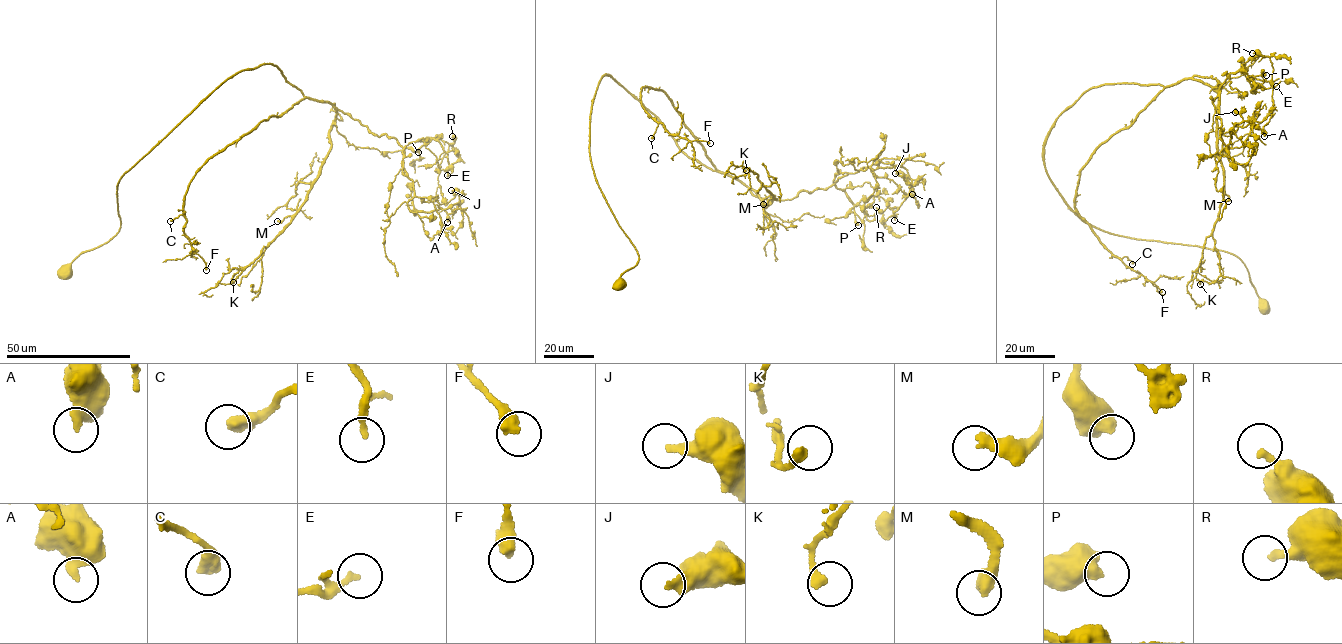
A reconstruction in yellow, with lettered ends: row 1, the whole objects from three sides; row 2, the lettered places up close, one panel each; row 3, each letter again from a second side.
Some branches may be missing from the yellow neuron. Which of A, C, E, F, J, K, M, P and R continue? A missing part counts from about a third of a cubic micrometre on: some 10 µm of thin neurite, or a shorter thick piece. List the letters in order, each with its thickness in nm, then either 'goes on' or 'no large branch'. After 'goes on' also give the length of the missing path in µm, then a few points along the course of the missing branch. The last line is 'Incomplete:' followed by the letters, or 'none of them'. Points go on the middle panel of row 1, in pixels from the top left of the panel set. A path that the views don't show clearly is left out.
A: 400 nm thick; no large branch
C: 440 nm thick; no large branch
E: 160 nm thick; no large branch
F: 440 nm thick; no large branch
J: 340 nm thick; no large branch
K: 320 nm thick; no large branch
M: 360 nm thick; goes on; about 35 µm are missing
P: 550 nm thick; no large branch
R: 240 nm thick; no large branch
Incomplete: M

